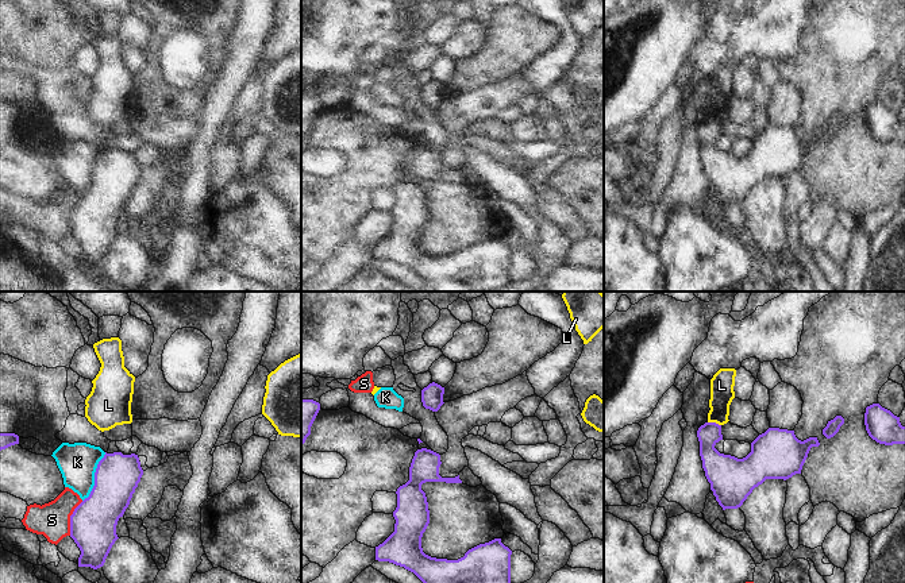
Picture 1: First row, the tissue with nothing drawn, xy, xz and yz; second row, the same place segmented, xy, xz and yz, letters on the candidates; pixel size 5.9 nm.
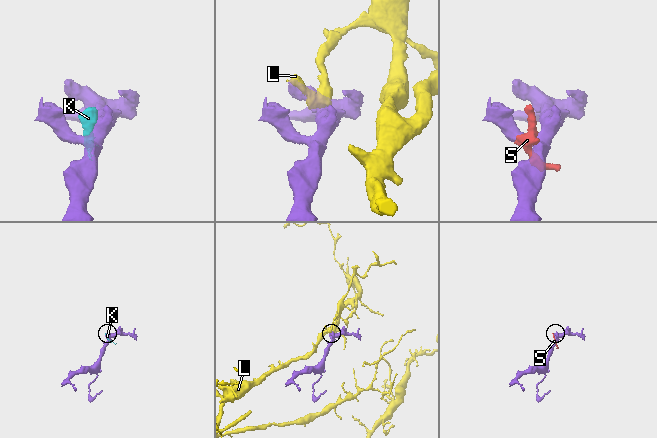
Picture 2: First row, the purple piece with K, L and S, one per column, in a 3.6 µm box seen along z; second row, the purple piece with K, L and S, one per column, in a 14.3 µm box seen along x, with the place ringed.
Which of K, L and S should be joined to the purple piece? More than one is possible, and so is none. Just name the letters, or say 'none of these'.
none of these.

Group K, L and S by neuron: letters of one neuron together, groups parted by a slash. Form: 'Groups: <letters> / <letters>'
Groups: K L / S.

